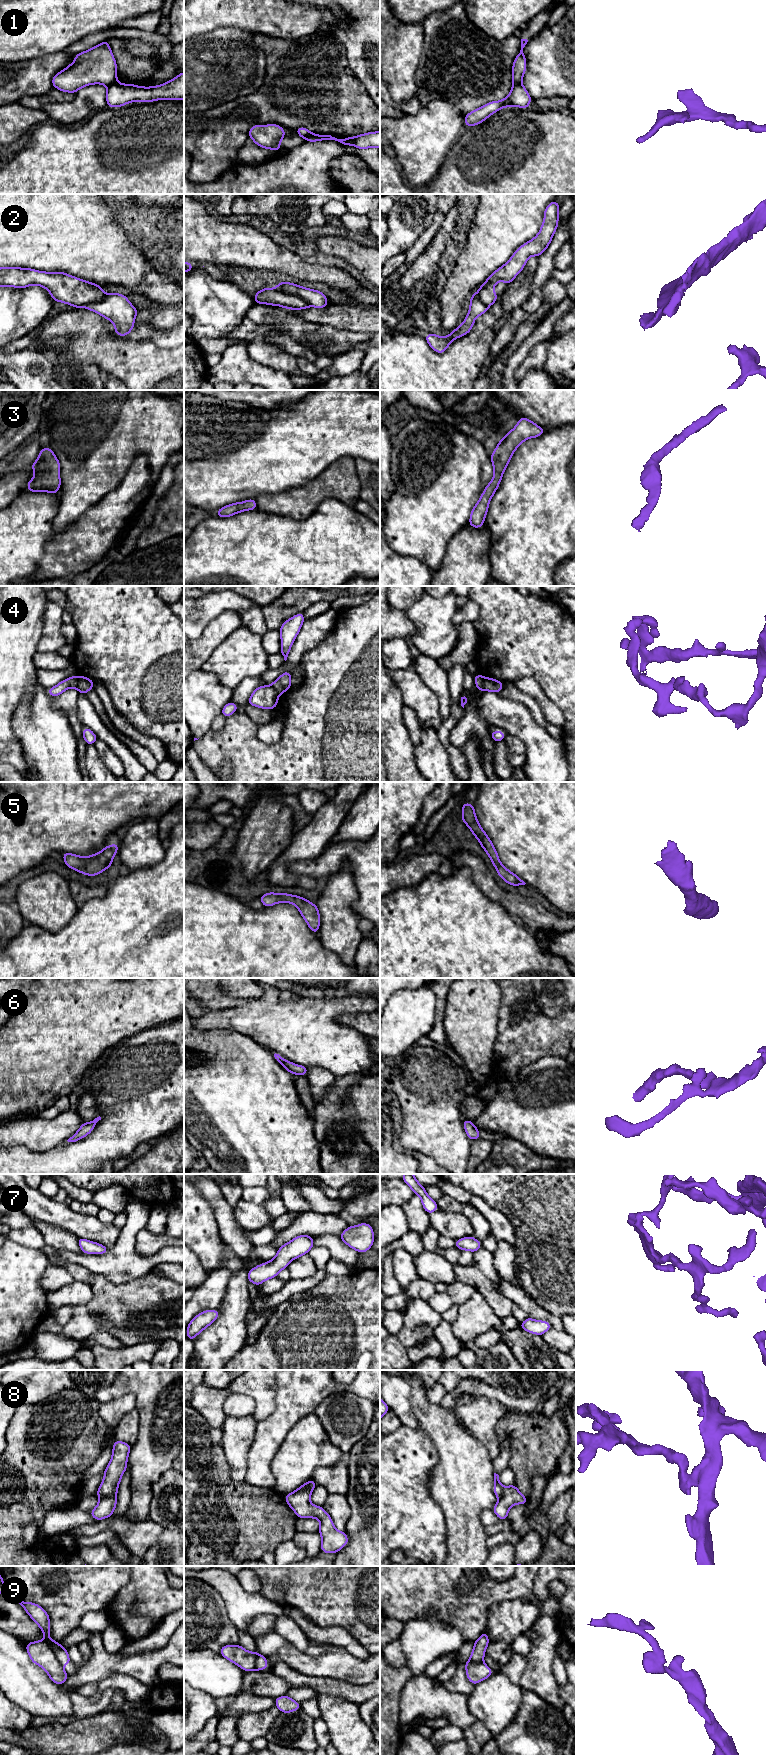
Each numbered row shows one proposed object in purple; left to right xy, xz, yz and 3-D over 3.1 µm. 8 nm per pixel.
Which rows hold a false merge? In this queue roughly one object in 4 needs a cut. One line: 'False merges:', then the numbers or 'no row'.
False merges: 1, 2, 4, 8, 9

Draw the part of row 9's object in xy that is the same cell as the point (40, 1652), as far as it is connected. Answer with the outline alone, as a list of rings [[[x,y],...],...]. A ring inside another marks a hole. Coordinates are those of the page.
[[[46,1640],[26,1643],[26,1650],[32,1662],[42,1667],[54,1683],[61,1685],[67,1680],[67,1673]]]

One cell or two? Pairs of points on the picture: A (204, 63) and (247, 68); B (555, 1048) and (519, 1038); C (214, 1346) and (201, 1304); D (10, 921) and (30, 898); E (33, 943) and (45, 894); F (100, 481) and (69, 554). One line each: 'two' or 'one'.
A: one
B: one
C: two
D: two
E: two
F: two

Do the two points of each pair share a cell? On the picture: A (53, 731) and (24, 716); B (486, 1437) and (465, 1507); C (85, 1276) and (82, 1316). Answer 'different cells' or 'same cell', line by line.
A: same cell
B: different cells
C: different cells

